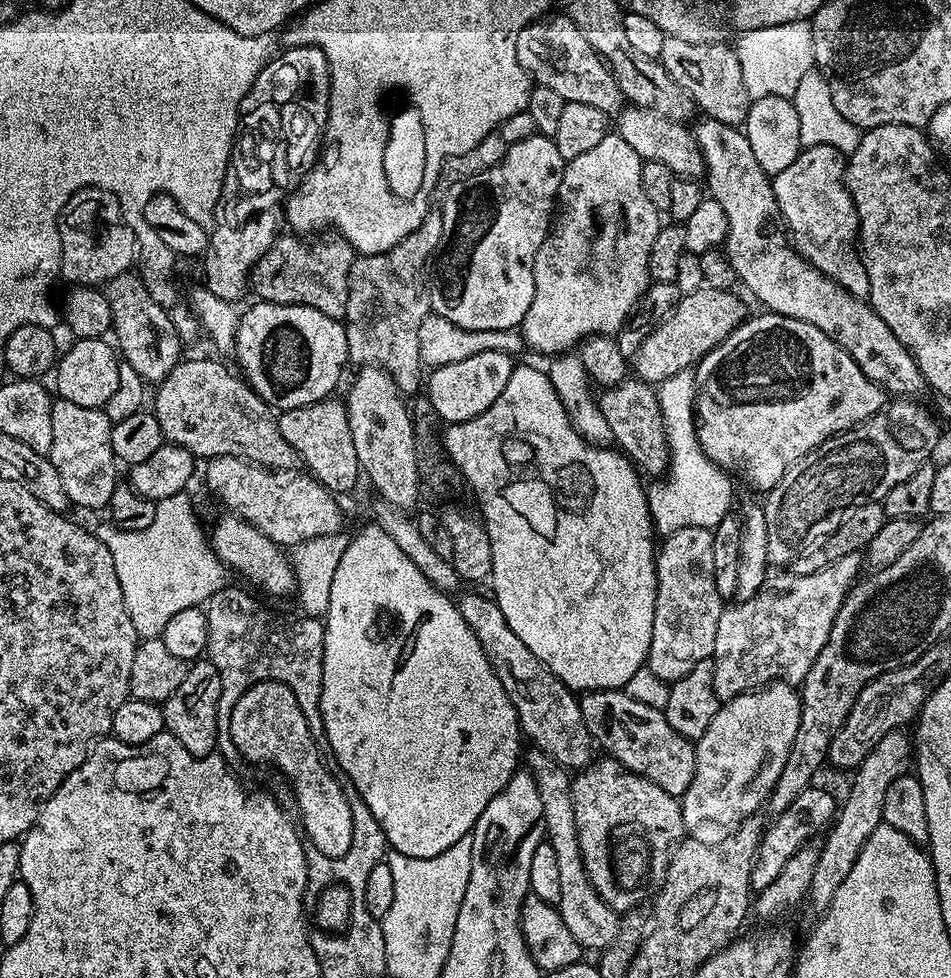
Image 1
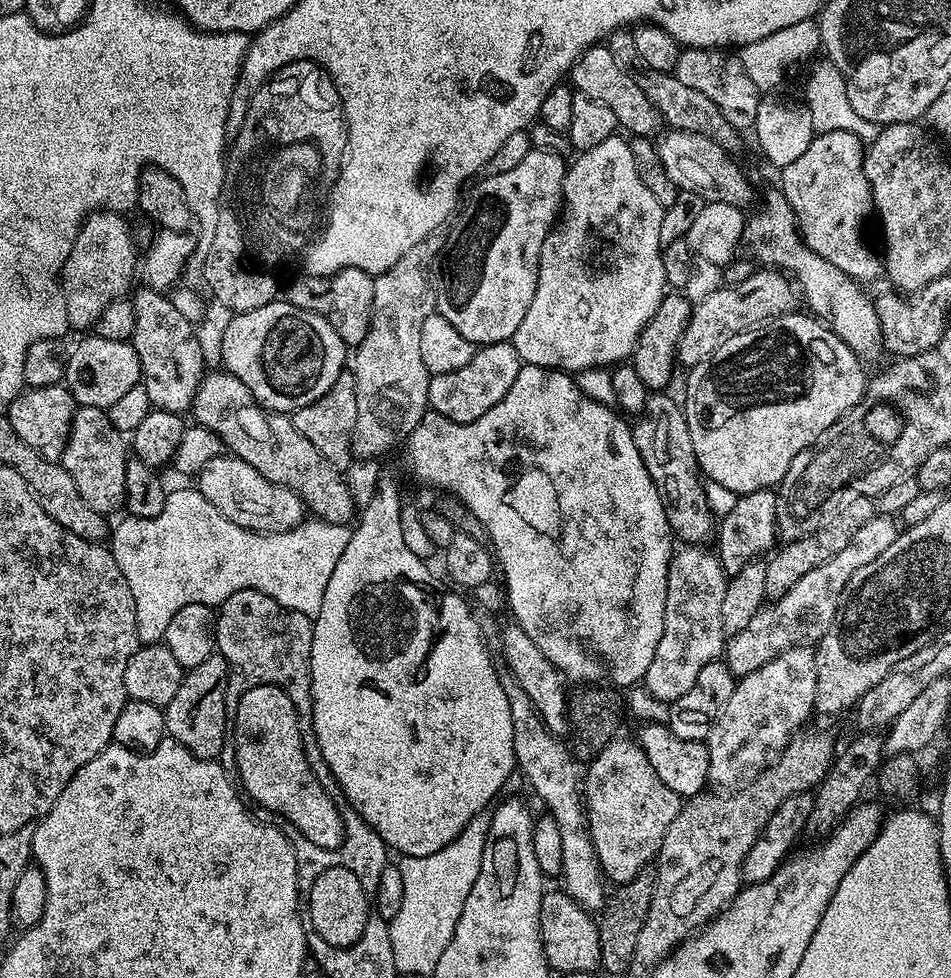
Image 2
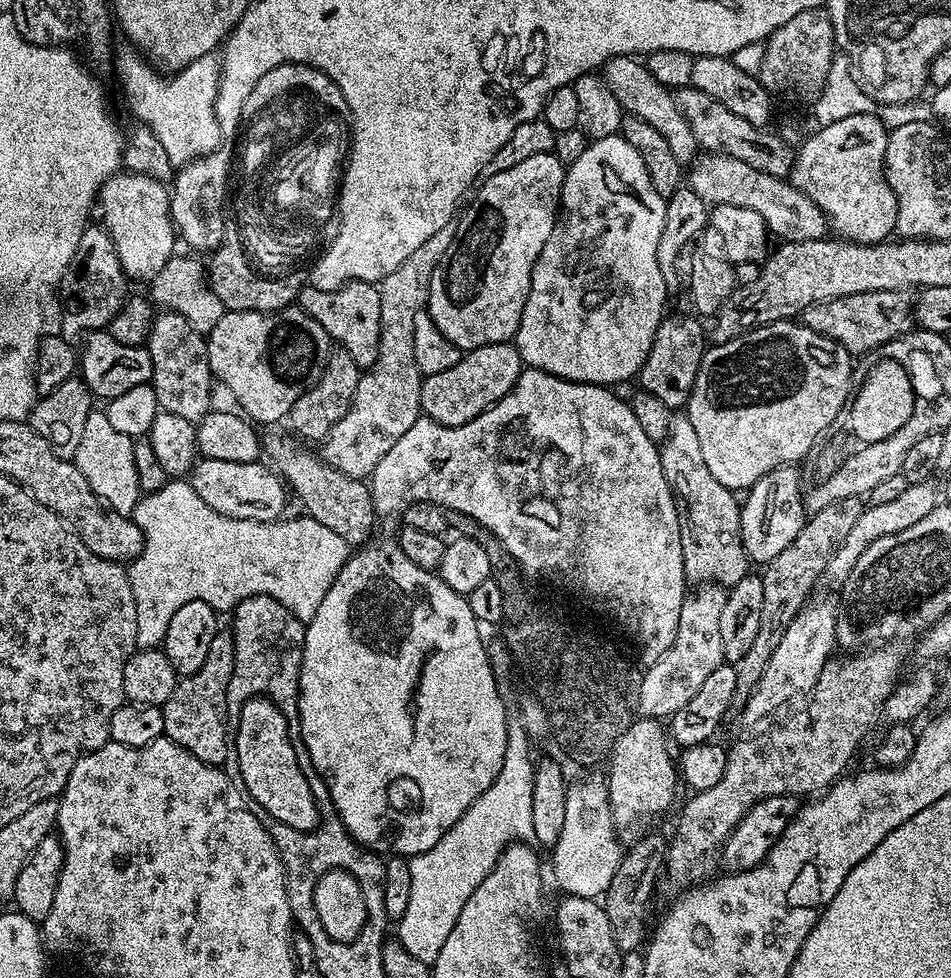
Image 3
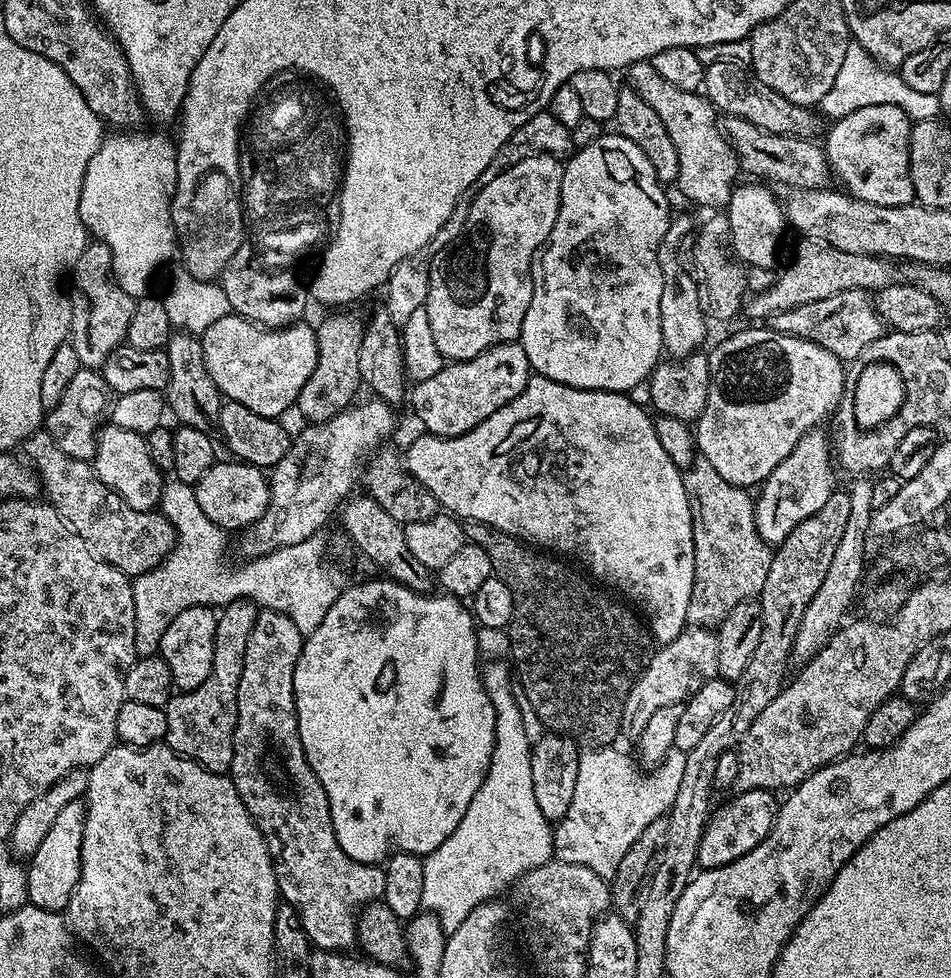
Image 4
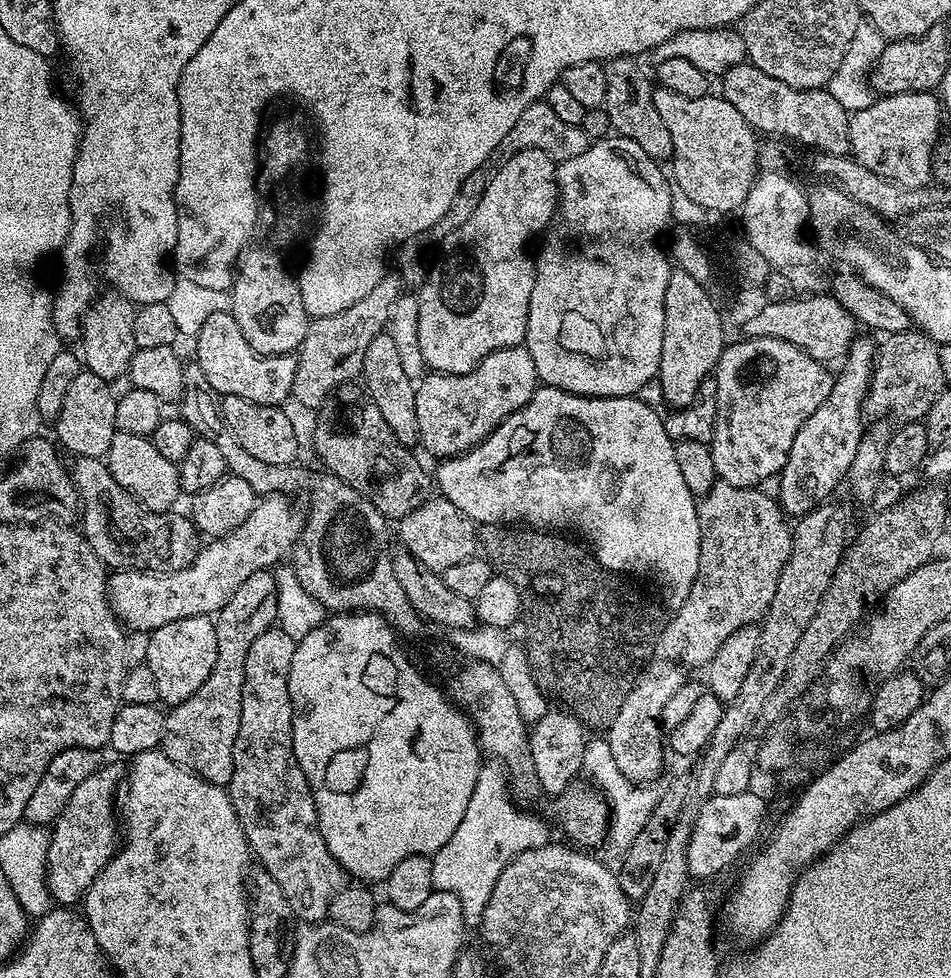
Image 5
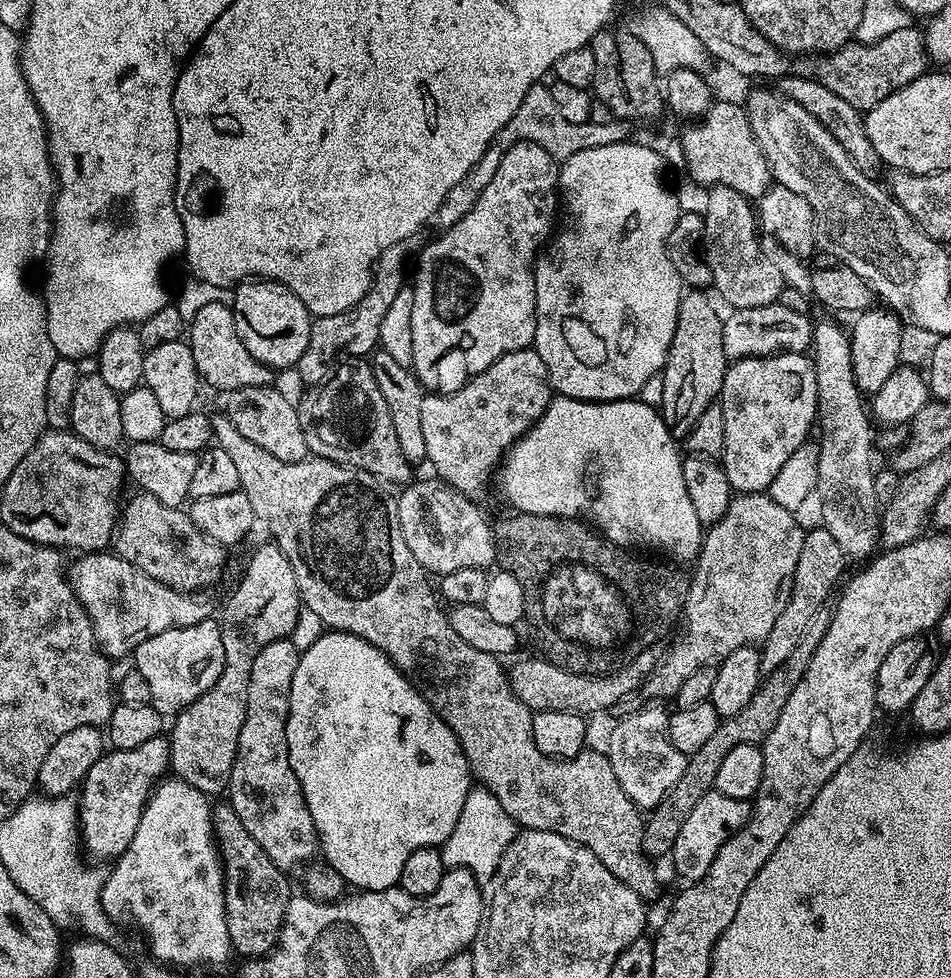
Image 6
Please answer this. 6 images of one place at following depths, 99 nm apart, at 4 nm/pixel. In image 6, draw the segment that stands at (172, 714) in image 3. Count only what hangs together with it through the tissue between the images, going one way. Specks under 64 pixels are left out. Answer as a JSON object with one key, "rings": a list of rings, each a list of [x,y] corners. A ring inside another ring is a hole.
{"rings":[[[267,542],[261,548],[252,552],[232,597],[224,604],[224,613],[218,616],[218,623],[222,630],[222,650],[224,651],[224,665],[222,674],[218,674],[218,682],[206,690],[190,706],[176,713],[172,724],[172,736],[167,737],[170,746],[170,758],[168,763],[175,779],[194,786],[194,790],[204,793],[209,798],[223,793],[230,782],[230,774],[234,766],[234,758],[238,750],[238,734],[242,734],[242,722],[246,718],[246,690],[250,686],[250,666],[254,666],[254,658],[270,642],[275,640],[287,640],[294,630],[294,622],[298,622],[302,605],[300,591],[298,590],[298,578],[294,578],[294,566],[282,554],[282,550],[276,543]]]}

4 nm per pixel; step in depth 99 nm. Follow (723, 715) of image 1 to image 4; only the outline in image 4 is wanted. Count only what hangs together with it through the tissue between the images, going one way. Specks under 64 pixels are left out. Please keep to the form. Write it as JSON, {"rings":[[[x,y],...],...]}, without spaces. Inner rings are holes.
{"rings":[[[856,478],[852,488],[847,489],[850,498],[850,519],[846,522],[846,534],[842,534],[842,542],[838,542],[838,551],[834,553],[834,558],[830,561],[830,571],[826,573],[826,578],[822,586],[818,586],[818,594],[806,606],[806,614],[802,614],[802,622],[798,626],[798,634],[794,638],[792,647],[792,660],[807,662],[815,656],[820,647],[826,643],[837,628],[841,627],[845,619],[844,611],[848,608],[848,603],[852,600],[852,595],[857,595],[862,581],[866,576],[866,564],[864,568],[864,539],[869,539],[872,527],[872,499],[874,490],[873,481],[862,480],[866,478]]]}

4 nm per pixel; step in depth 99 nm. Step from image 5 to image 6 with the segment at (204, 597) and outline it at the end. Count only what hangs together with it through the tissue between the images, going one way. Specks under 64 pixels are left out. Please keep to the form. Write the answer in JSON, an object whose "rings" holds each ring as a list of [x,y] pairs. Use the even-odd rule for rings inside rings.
{"rings":[[[115,551],[90,552],[79,558],[81,560],[76,560],[73,564],[71,561],[70,567],[67,569],[68,583],[72,585],[74,594],[80,599],[81,606],[88,611],[100,651],[109,658],[132,656],[136,647],[142,642],[146,642],[146,638],[154,638],[154,634],[162,634],[171,628],[194,626],[213,615],[212,604],[204,597],[204,594],[200,592],[183,593],[174,590],[170,586],[150,578],[142,570],[138,570],[130,562],[117,556]]]}

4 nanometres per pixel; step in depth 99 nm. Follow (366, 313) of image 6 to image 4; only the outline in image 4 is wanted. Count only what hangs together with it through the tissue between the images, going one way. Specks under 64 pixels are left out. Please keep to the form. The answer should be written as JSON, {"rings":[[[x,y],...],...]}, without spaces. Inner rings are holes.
{"rings":[[[328,316],[321,324],[315,325],[318,338],[318,366],[310,374],[310,382],[302,386],[294,408],[305,416],[308,424],[321,424],[353,403],[356,391],[362,388],[358,370],[358,354],[362,354],[364,337],[363,319],[356,316]]]}

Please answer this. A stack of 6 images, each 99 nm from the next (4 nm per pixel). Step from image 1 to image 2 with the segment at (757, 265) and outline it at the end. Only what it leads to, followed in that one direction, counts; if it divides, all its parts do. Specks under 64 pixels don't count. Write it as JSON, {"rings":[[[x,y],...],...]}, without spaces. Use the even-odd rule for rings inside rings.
{"rings":[[[783,191],[768,192],[764,205],[753,216],[747,217],[743,243],[752,251],[757,265],[768,270],[779,270],[791,274],[798,285],[799,295],[808,303],[807,311],[819,318],[828,328],[850,346],[850,350],[861,362],[876,360],[885,351],[880,319],[876,313],[873,297],[863,292],[861,285],[852,280],[838,266],[830,266],[826,258],[814,254],[805,246],[796,226],[796,215]]]}

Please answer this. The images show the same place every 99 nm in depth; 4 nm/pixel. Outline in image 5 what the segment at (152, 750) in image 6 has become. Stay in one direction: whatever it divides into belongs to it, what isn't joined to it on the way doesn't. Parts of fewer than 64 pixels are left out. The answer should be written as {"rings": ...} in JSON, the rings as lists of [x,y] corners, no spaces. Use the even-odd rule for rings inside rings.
{"rings":[[[105,763],[86,782],[70,794],[70,802],[62,806],[48,837],[48,889],[60,906],[76,906],[84,899],[89,886],[118,851],[118,793],[126,772],[116,764]]]}

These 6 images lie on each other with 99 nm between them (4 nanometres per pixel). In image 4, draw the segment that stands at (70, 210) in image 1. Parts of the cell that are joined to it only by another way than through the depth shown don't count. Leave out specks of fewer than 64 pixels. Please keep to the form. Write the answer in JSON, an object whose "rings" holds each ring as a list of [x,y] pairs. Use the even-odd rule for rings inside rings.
{"rings":[[[90,242],[82,254],[78,254],[70,269],[70,299],[70,343],[74,346],[74,354],[78,354],[80,367],[103,369],[106,358],[127,341],[130,317],[136,305],[134,297],[116,283],[112,273],[112,252],[105,244]]]}

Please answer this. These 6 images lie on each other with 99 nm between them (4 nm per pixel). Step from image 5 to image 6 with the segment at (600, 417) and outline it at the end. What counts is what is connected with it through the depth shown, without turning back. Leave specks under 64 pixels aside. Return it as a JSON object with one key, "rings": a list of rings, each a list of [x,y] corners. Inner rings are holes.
{"rings":[[[557,395],[549,402],[542,418],[538,418],[529,432],[514,441],[511,448],[504,453],[504,459],[498,465],[494,481],[496,480],[496,488],[500,491],[501,498],[512,507],[509,509],[515,510],[517,513],[525,512],[535,516],[566,516],[573,520],[582,520],[601,533],[610,544],[617,546],[633,544],[636,548],[657,548],[658,551],[665,552],[666,555],[673,556],[676,560],[692,562],[700,555],[702,525],[698,514],[694,514],[694,505],[690,502],[690,494],[686,494],[686,478],[682,478],[683,469],[684,461],[681,449],[678,447],[677,437],[669,432],[659,411],[644,404],[639,398],[597,402],[595,400],[575,400],[569,396]]]}

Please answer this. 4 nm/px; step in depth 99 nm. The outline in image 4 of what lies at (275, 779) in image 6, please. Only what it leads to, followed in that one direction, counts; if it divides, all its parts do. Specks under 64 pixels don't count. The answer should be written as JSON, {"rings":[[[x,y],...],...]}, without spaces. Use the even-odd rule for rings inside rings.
{"rings":[[[257,611],[256,624],[246,642],[242,678],[238,682],[238,718],[230,775],[266,842],[283,903],[298,914],[313,949],[335,952],[351,949],[348,947],[357,943],[355,912],[358,906],[372,904],[383,897],[386,878],[383,867],[358,862],[338,846],[326,790],[322,790],[322,782],[318,782],[306,762],[294,702],[294,666],[305,639],[305,633],[300,632],[286,614]],[[256,744],[276,744],[280,760],[288,771],[288,792],[293,800],[275,792],[275,782],[256,761]]]}

